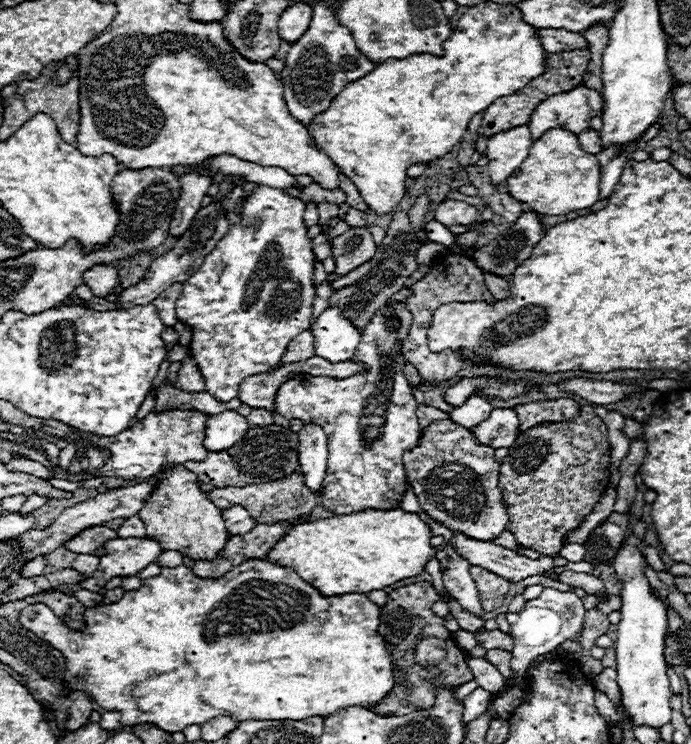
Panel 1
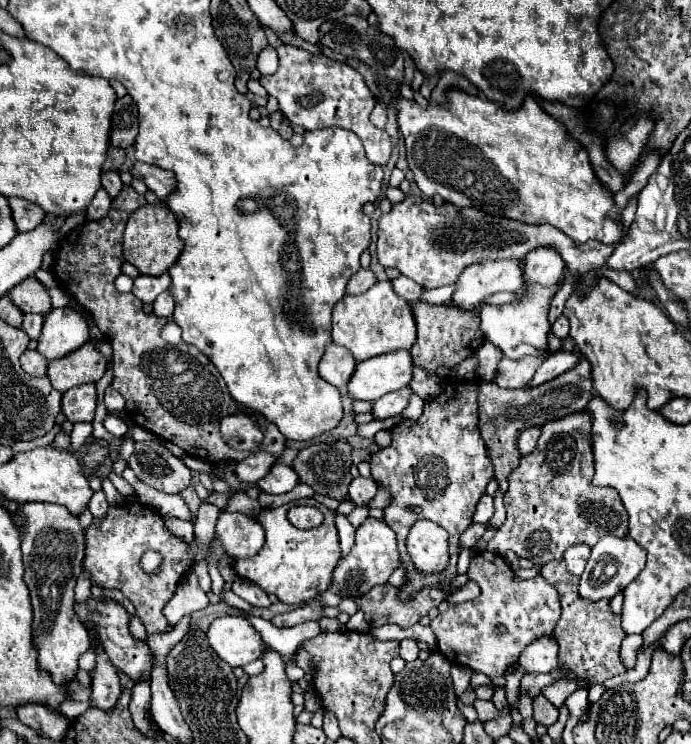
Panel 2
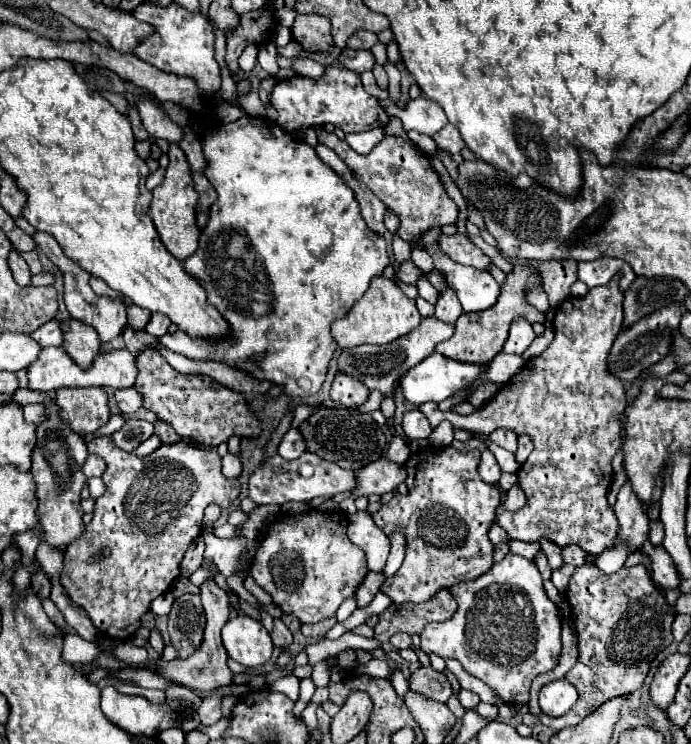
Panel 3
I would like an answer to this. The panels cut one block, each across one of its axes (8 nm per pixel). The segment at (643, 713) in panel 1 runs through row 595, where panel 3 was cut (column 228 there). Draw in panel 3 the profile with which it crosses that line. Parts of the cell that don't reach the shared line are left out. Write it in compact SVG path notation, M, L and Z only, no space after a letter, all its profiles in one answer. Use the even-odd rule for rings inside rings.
M236 616L222 628L222 642L228 656L246 668L256 668L270 660L274 652L268 630L250 616Z

